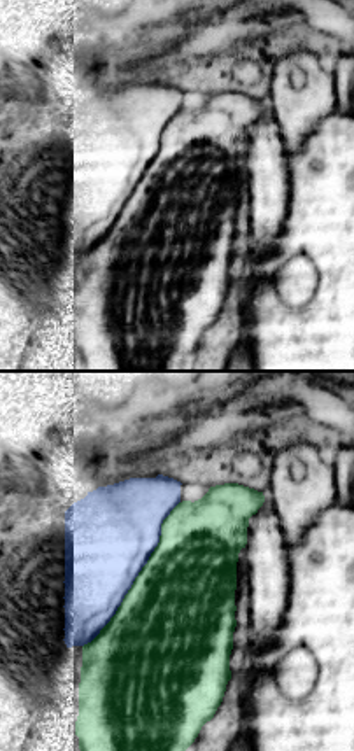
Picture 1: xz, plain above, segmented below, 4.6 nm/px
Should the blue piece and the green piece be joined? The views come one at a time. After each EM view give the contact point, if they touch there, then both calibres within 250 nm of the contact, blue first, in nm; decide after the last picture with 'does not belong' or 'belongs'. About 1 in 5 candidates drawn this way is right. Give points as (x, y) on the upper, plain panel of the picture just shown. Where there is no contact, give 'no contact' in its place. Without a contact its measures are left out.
meets blue at (137, 182); 420 nm thick on the blue side, 500 nm on the other

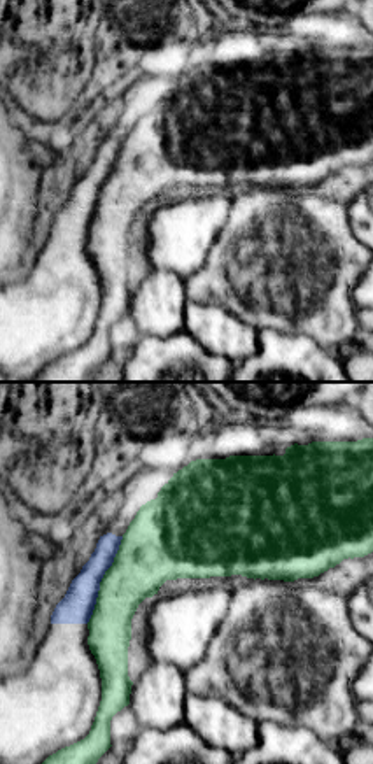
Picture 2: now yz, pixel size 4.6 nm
meets blue at (100, 188); 150 nm thick on the blue side, 280 nm on the other

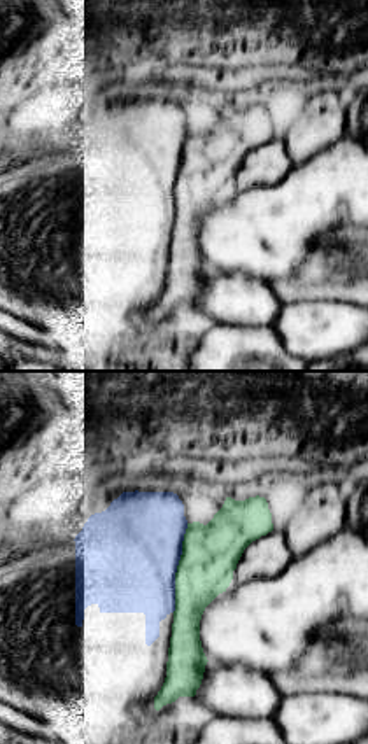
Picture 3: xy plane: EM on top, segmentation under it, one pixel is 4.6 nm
meets blue at (176, 175); 480 nm thick on the blue side, 260 nm on the other

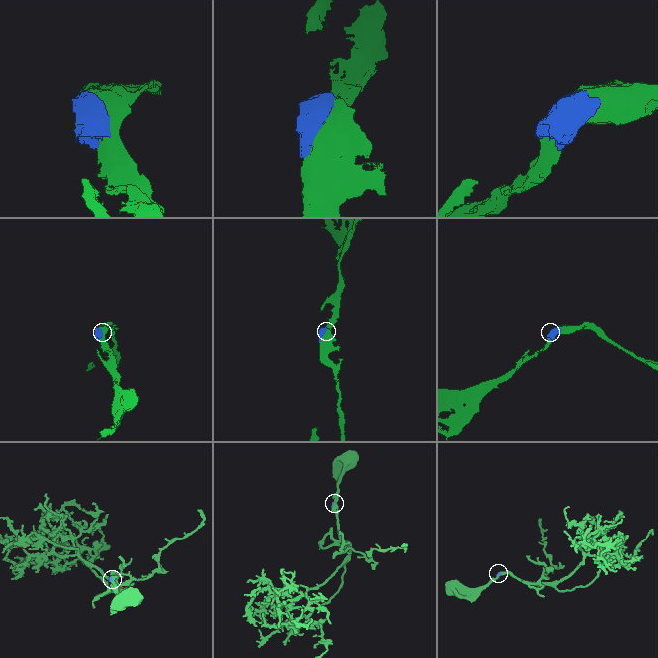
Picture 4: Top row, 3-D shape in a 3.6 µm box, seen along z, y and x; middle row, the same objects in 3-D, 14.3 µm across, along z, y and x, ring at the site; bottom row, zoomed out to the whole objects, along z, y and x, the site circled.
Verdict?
does not belong

